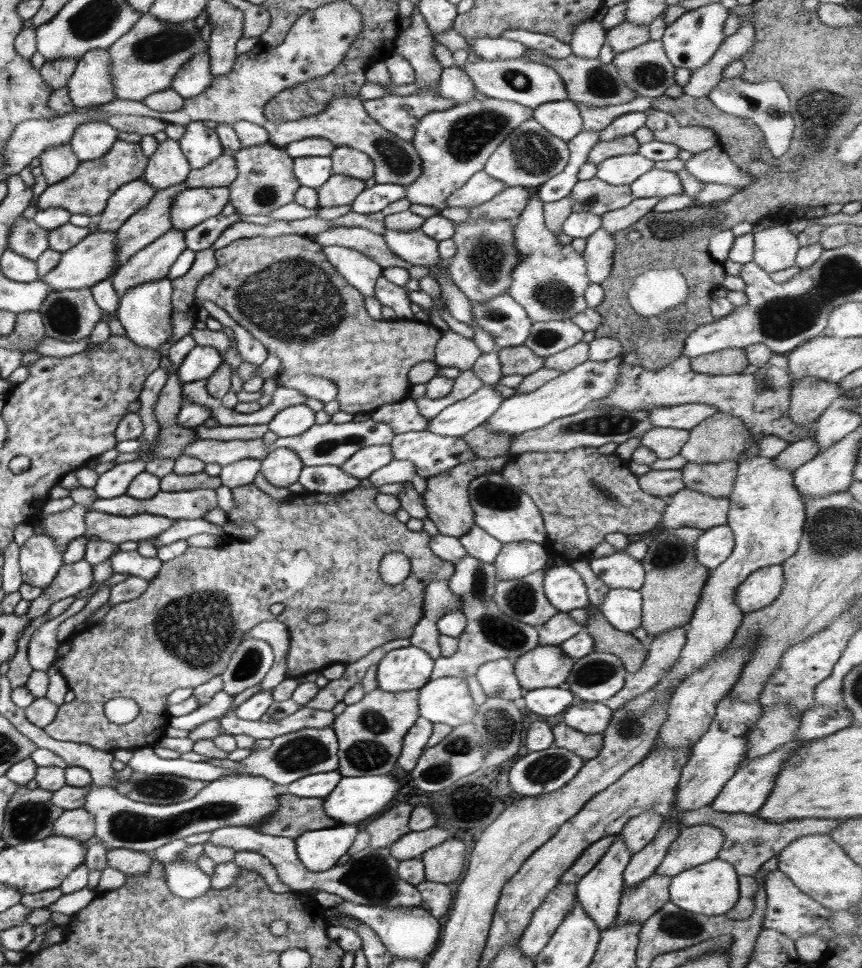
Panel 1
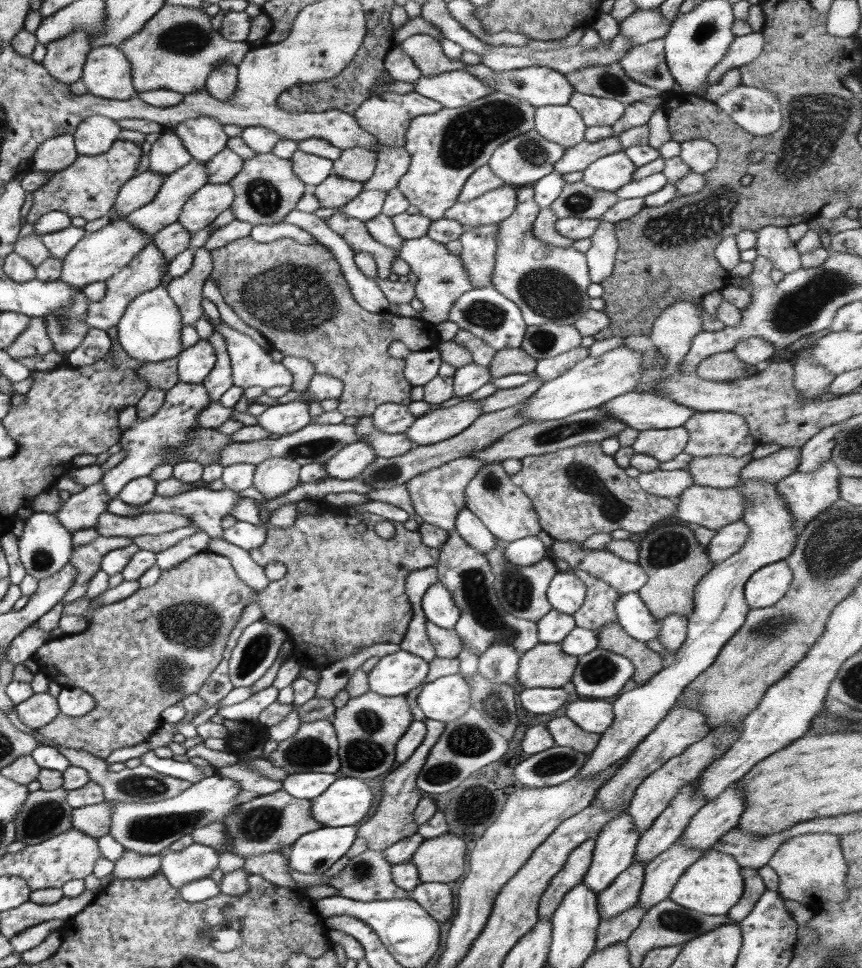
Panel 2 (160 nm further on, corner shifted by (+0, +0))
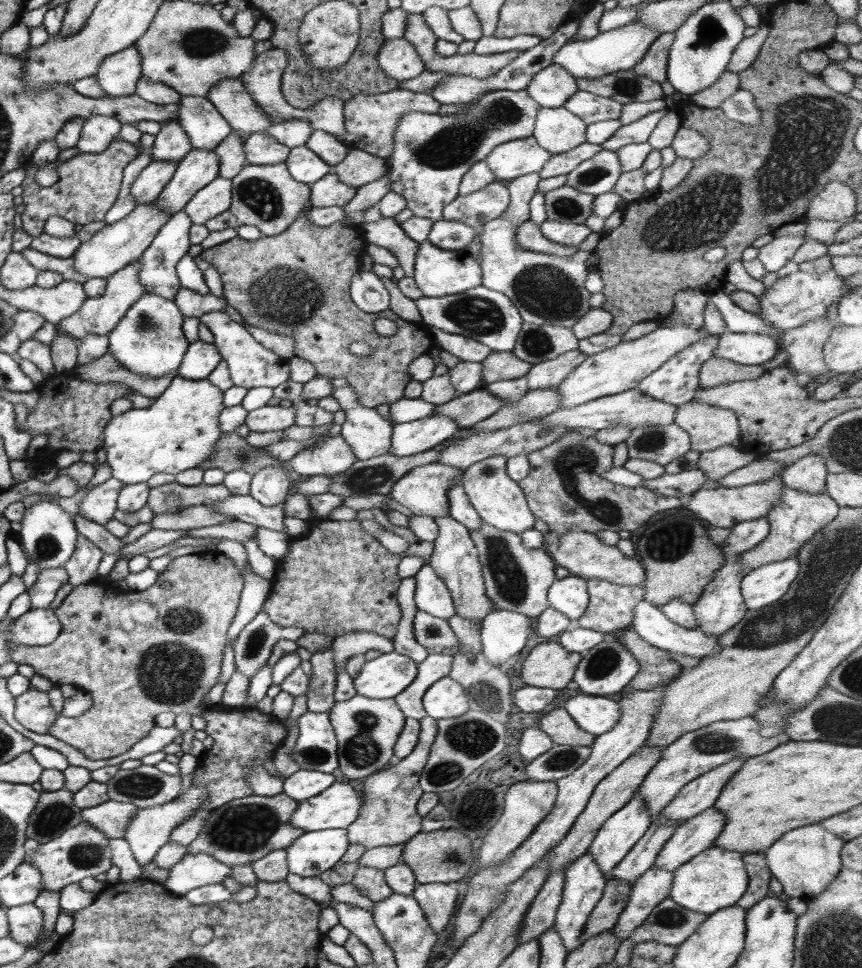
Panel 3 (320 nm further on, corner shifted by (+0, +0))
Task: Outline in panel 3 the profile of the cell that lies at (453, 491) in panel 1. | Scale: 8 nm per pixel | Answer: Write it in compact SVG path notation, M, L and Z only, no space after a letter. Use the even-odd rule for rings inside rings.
M439 462L420 465L401 476L400 480L394 483L389 496L411 510L414 515L433 516L434 518L448 516L447 490L452 483L461 480L464 471L464 468L456 468Z

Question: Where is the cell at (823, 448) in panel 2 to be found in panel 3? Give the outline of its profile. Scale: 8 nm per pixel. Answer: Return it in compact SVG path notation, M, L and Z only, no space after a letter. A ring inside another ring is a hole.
M809 454L786 467L779 477L788 488L818 494L825 490L828 475L823 458L819 454Z

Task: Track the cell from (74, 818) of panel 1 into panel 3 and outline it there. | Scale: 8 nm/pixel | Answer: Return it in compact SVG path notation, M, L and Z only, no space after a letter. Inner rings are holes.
M108 800L80 810L83 821L103 832L109 839L124 836L136 811L138 807L134 804L116 802L116 800Z

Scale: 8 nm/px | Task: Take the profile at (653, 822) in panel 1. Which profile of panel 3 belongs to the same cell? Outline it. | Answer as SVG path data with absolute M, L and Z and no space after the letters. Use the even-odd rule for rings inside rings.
M755 715L740 717L736 720L719 720L704 728L688 732L666 746L666 750L662 752L662 758L644 777L638 790L650 816L652 818L658 816L659 812L676 798L680 790L698 776L704 775L722 764L727 764L736 757L742 757L742 755L746 755L746 757L764 755L772 748L791 740L786 734L778 734L774 738L762 738L758 734L758 729L760 729L758 722Z

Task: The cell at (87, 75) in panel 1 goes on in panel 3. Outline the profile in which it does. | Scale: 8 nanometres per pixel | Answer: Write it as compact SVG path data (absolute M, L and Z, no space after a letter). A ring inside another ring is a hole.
M134 45L107 56L97 70L95 77L103 91L113 97L135 93L141 77L142 59Z

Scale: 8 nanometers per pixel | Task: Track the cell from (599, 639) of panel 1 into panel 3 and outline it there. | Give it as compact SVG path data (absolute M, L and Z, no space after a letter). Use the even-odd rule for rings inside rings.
M624 628L616 634L639 664L639 671L629 682L628 689L654 690L681 674L682 667L668 652L648 644L634 629Z

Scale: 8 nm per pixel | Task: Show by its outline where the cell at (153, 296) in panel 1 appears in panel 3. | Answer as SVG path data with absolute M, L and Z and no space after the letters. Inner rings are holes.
M145 293L124 314L118 326L107 334L108 352L130 372L146 377L162 377L176 372L189 347L182 330L184 316L174 301L164 299L156 293Z

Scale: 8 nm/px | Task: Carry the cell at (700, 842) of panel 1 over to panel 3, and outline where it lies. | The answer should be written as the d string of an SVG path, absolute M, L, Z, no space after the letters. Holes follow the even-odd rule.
M652 866L631 886L628 904L613 926L613 934L626 940L652 912L652 909L669 897L674 872Z

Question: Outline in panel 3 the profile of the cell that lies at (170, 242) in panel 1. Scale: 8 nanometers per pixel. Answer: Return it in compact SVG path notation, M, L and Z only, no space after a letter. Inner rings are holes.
M140 260L132 262L119 272L108 277L105 280L106 289L104 294L94 299L88 297L75 314L58 322L56 331L60 334L69 334L69 336L77 338L78 342L88 333L107 335L112 332L118 326L118 322L122 320L124 314L132 307L132 304L135 304L146 293L144 285L140 283L140 266L142 266L140 265Z

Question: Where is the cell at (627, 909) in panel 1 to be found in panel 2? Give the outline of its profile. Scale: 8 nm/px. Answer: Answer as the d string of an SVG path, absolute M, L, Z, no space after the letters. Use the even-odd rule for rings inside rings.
M636 903L632 908L625 910L618 916L613 916L608 920L601 920L597 928L596 944L593 952L612 946L617 942L625 942L632 932L636 930L646 913L647 910Z

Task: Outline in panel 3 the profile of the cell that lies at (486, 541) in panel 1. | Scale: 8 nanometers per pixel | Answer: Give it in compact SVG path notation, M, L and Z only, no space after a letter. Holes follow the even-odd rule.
M462 481L452 483L447 490L449 502L449 515L460 522L464 528L470 531L477 531L482 528L482 518L476 509L470 504L465 490L462 488Z

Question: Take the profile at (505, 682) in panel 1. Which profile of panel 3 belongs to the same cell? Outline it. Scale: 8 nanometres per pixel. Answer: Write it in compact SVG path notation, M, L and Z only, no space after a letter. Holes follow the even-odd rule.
M496 607L481 622L483 655L495 667L508 668L528 642L533 620L523 614Z

